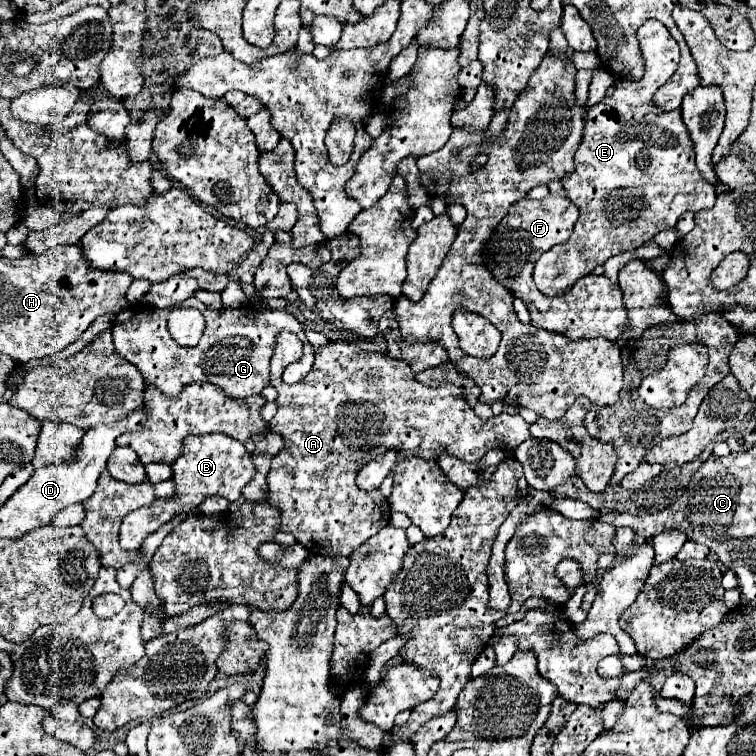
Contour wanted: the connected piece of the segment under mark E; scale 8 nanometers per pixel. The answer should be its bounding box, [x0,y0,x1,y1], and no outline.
[534,19,716,297]

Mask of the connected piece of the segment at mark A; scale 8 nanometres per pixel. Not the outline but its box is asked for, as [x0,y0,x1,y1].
[268,341,530,557]

